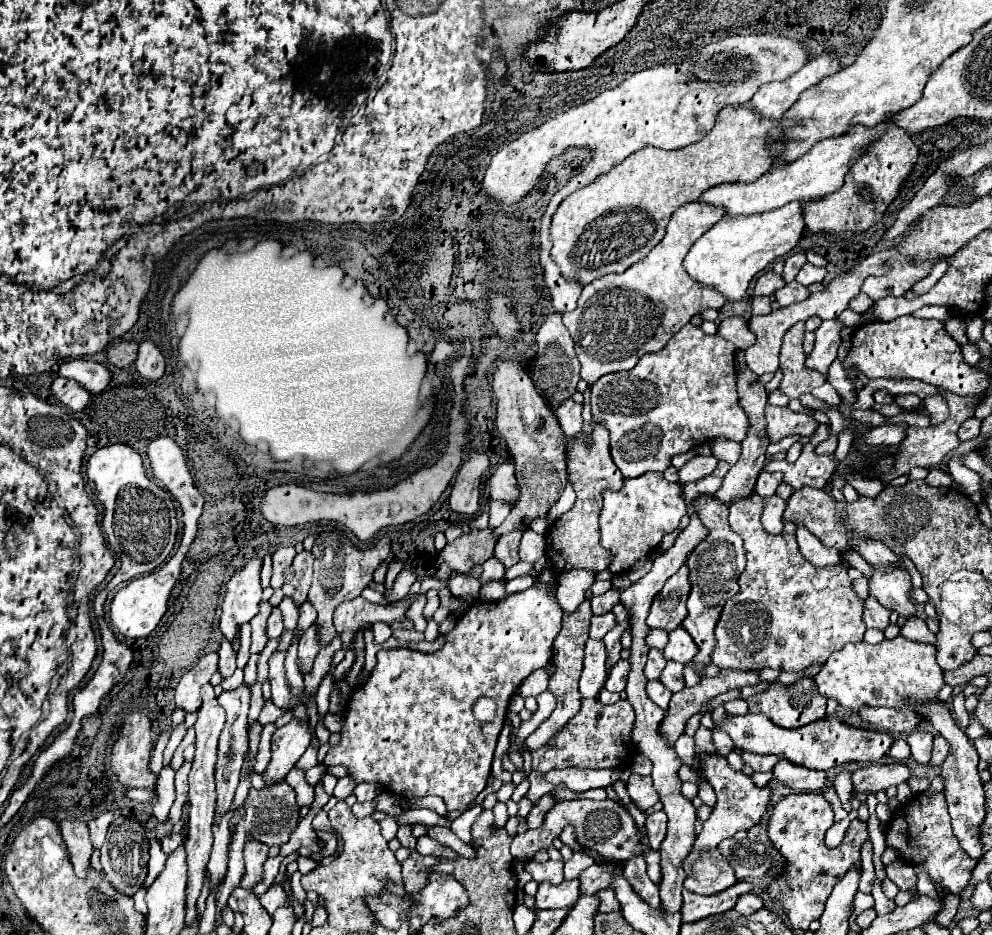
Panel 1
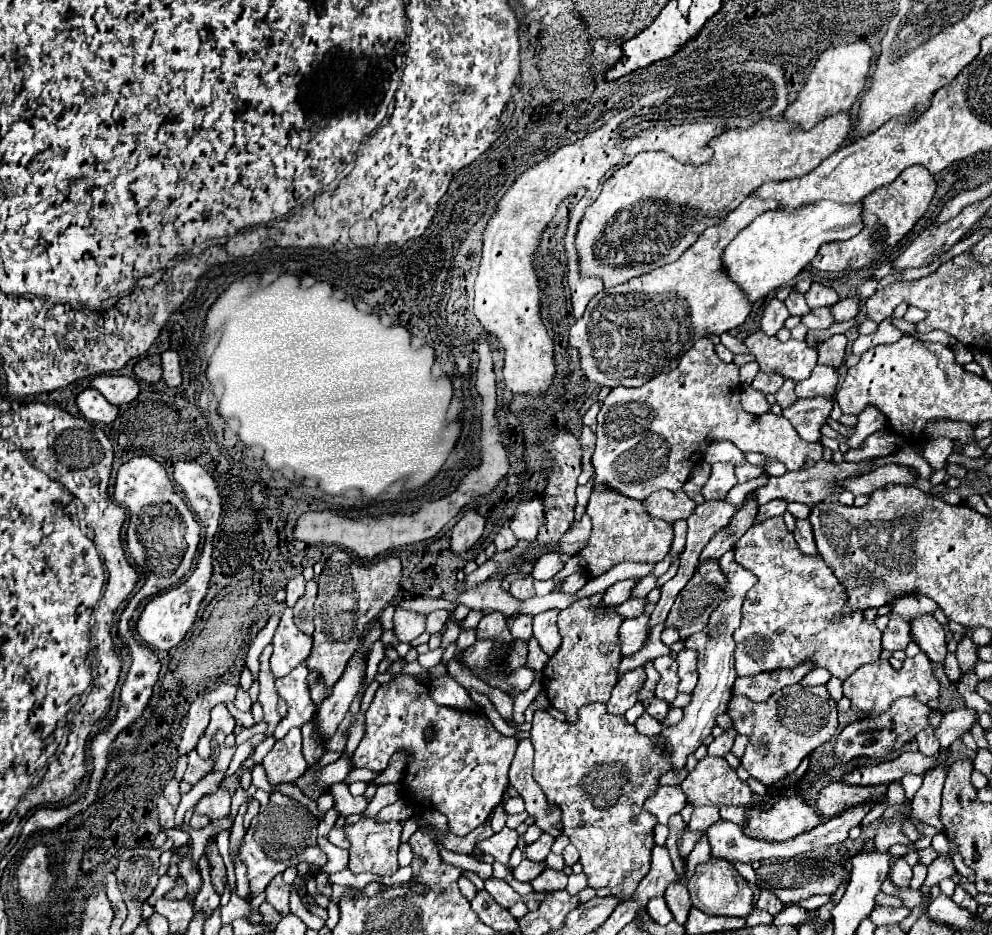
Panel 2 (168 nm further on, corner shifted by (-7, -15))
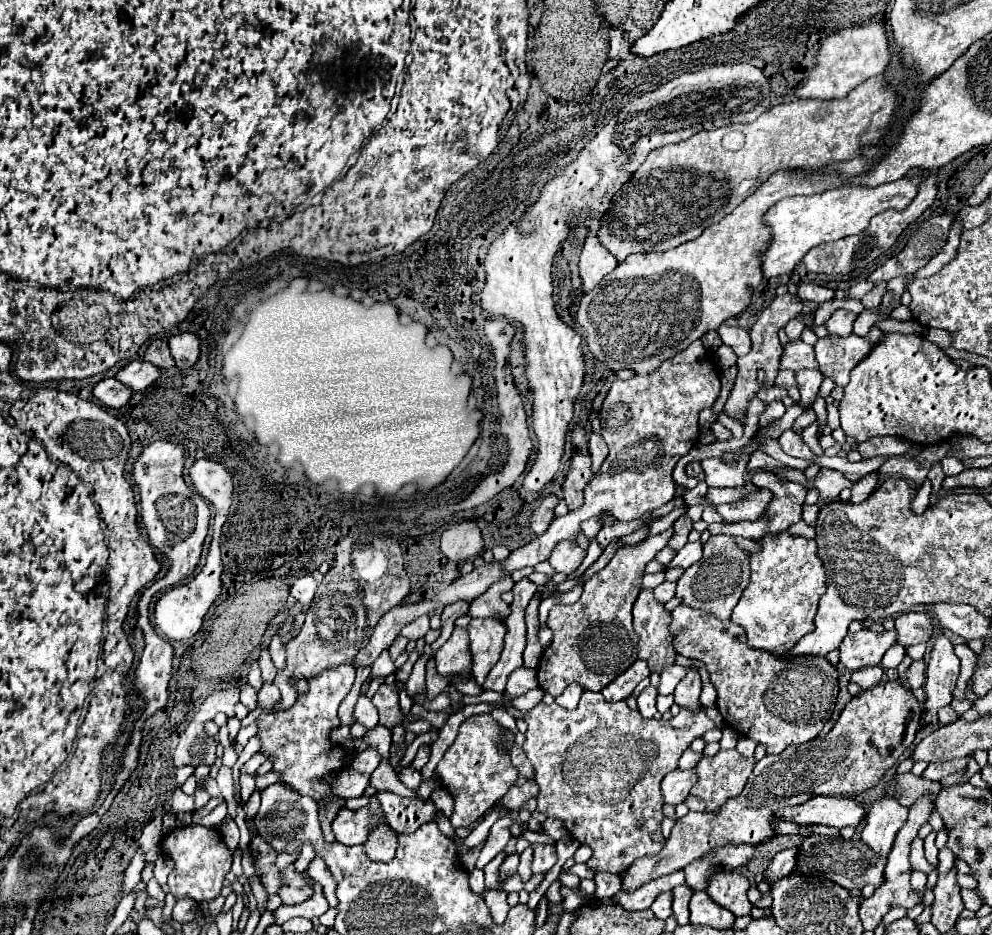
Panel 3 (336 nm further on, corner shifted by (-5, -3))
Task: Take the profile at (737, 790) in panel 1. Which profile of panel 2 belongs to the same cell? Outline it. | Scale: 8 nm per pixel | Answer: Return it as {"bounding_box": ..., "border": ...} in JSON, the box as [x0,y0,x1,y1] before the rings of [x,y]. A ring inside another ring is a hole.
{"bounding_box":[747,796,823,840],"border":[[[783,796],[769,812],[759,812],[759,808],[751,806],[747,808],[747,820],[747,836],[759,840],[789,840],[823,822],[821,814],[817,814],[817,810],[813,810],[801,796]]]}

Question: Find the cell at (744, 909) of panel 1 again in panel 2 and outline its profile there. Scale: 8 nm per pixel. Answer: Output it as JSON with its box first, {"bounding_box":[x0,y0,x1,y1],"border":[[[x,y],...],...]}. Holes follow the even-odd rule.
{"bounding_box":[757,888,783,916],"border":[[[763,888],[763,890],[761,890],[761,896],[759,896],[759,900],[757,900],[757,908],[767,910],[771,916],[775,916],[775,914],[779,914],[779,912],[781,912],[783,902],[773,894],[773,890]]]}

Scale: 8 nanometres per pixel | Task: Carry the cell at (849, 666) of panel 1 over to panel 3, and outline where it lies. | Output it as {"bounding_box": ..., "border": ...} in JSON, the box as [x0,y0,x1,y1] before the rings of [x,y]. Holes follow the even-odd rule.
{"bounding_box":[905,660,925,690],"border":[[[915,660],[909,668],[907,668],[907,676],[905,676],[907,684],[911,690],[917,690],[925,684],[925,662],[923,660]]]}

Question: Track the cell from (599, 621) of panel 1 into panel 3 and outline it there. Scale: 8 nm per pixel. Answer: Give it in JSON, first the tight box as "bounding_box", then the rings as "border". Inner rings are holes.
{"bounding_box":[633,590,675,672],"border":[[[641,590],[633,604],[633,628],[639,636],[637,654],[655,672],[661,672],[665,666],[673,664],[675,658],[675,648],[669,634],[671,614],[663,610],[663,604],[653,598],[653,590]]]}

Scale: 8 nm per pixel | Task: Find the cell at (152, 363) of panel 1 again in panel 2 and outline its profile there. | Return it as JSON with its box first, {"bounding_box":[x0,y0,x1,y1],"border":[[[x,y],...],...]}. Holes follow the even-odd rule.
{"bounding_box":[161,350,183,388],"border":[[[167,350],[161,354],[161,362],[163,362],[163,380],[167,382],[167,386],[171,386],[171,388],[179,386],[183,380],[179,354],[175,350]]]}

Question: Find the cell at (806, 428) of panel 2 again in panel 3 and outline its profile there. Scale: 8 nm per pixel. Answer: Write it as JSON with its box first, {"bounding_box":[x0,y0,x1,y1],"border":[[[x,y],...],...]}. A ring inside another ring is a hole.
{"bounding_box":[815,334,873,386],"border":[[[827,334],[825,338],[819,338],[815,342],[819,372],[825,378],[831,378],[835,386],[847,386],[851,368],[859,360],[863,360],[871,348],[873,344],[857,334],[849,334],[849,336]]]}

